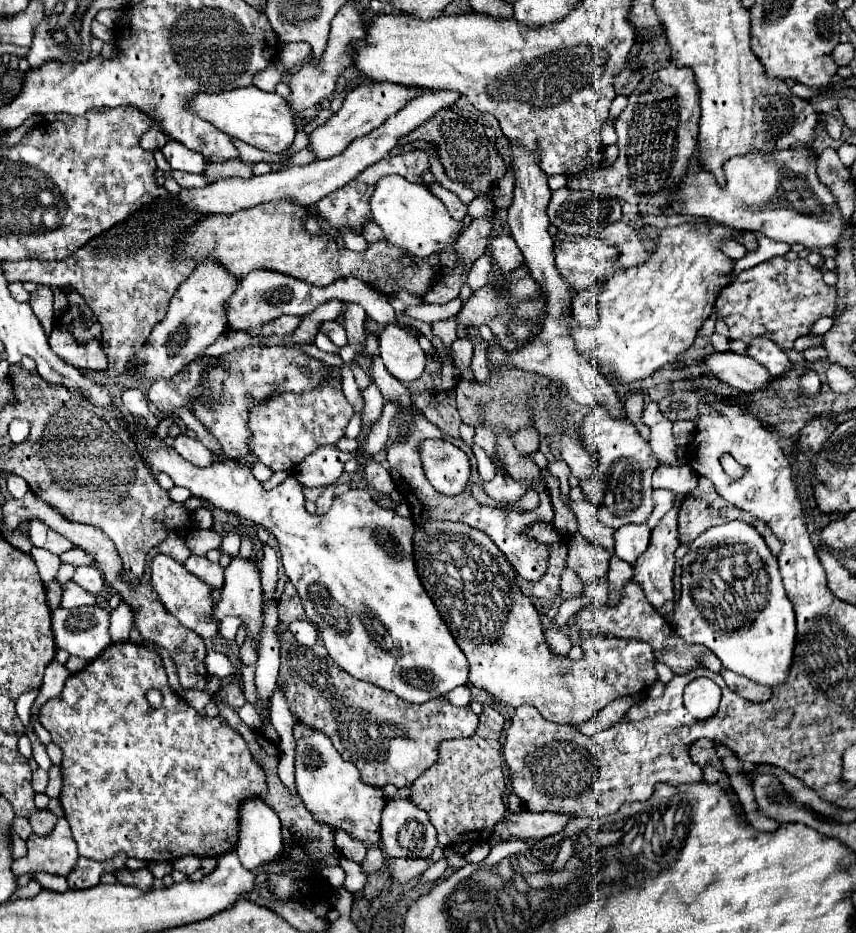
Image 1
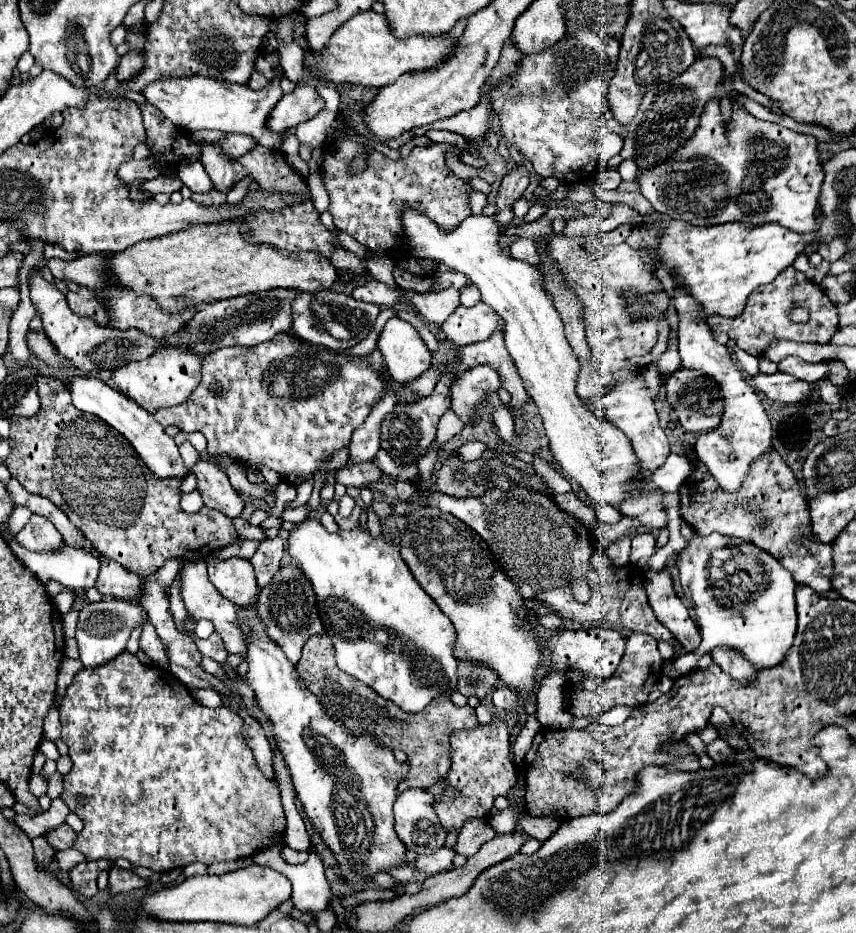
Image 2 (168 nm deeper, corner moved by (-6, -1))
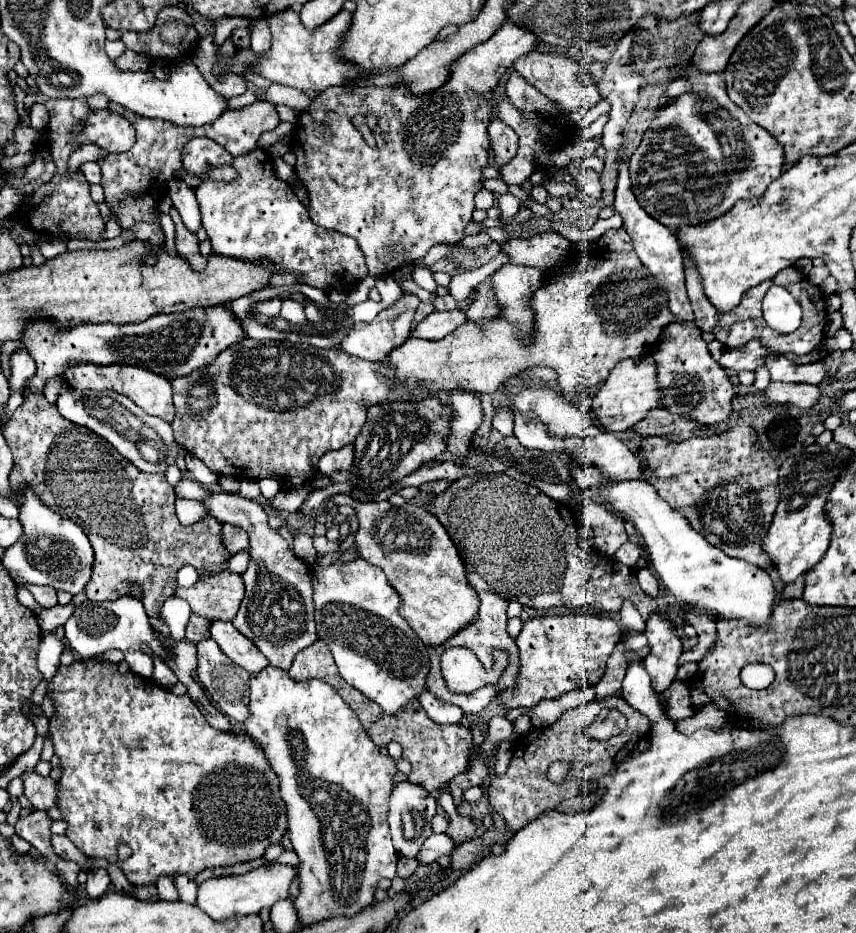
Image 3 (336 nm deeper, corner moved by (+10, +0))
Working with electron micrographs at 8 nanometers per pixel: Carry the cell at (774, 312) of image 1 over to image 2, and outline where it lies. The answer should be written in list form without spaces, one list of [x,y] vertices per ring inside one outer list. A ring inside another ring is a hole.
[[[786,269],[780,273],[770,285],[763,285],[760,293],[752,293],[748,297],[746,309],[742,315],[736,319],[726,319],[722,331],[730,335],[730,339],[736,341],[738,349],[750,353],[750,355],[760,355],[772,341],[776,339],[790,339],[790,341],[806,341],[806,343],[828,343],[838,329],[838,311],[836,305],[826,297],[824,289],[804,277],[804,273],[792,269]],[[794,305],[802,305],[810,309],[810,321],[808,323],[792,323],[790,321],[790,309]],[[760,307],[768,311],[760,311]]]

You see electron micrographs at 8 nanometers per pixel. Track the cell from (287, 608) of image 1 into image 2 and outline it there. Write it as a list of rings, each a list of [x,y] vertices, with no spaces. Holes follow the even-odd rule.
[[[314,635],[304,645],[302,657],[296,665],[300,677],[306,681],[308,689],[322,701],[326,711],[336,717],[338,723],[348,727],[352,733],[368,731],[380,743],[390,749],[402,749],[408,755],[408,787],[410,789],[428,789],[434,783],[442,781],[450,769],[450,735],[456,729],[474,729],[478,725],[476,713],[472,707],[456,707],[448,695],[436,697],[420,713],[404,713],[392,701],[386,701],[376,691],[366,687],[362,681],[356,681],[352,675],[344,673],[334,659],[332,639],[328,635]]]

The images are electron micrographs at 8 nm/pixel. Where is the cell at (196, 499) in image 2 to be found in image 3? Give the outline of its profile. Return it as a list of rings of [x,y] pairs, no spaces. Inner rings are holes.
[[[176,500],[176,516],[182,524],[194,524],[206,514],[208,512],[204,512],[204,506],[200,506],[198,500]]]

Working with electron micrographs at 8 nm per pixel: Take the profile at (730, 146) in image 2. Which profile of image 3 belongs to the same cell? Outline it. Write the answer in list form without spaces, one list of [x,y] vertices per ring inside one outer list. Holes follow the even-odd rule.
[[[682,54],[670,58],[666,66],[672,70],[672,76],[686,76],[692,82],[692,90],[670,100],[668,106],[656,114],[656,118],[650,122],[650,128],[644,132],[638,150],[628,162],[630,182],[638,204],[660,224],[668,228],[678,228],[718,218],[732,210],[738,200],[762,198],[768,186],[782,176],[784,146],[764,128],[752,124],[742,108],[738,108],[728,98],[726,84],[720,74],[706,74],[688,68],[688,60],[684,60]]]

